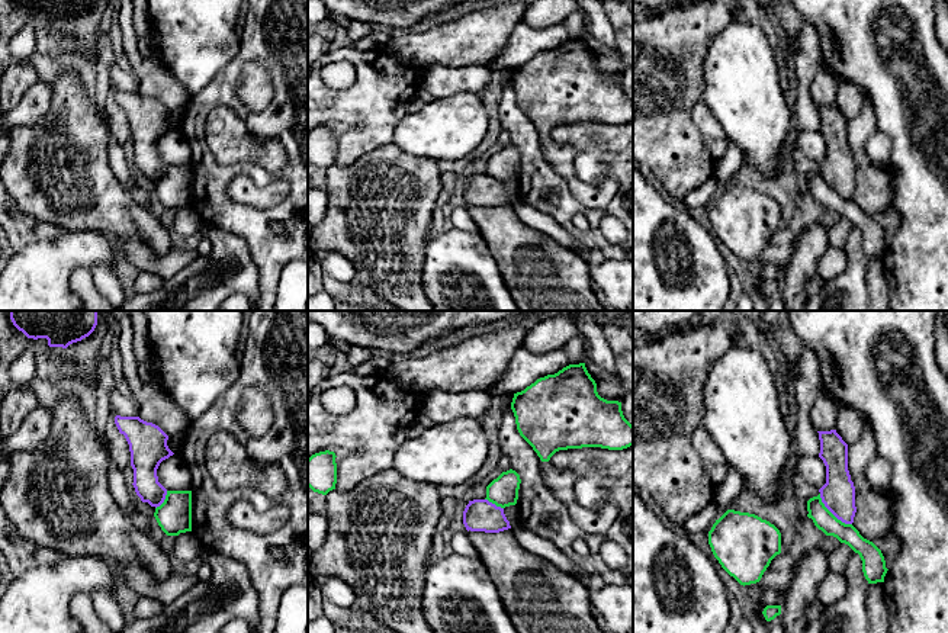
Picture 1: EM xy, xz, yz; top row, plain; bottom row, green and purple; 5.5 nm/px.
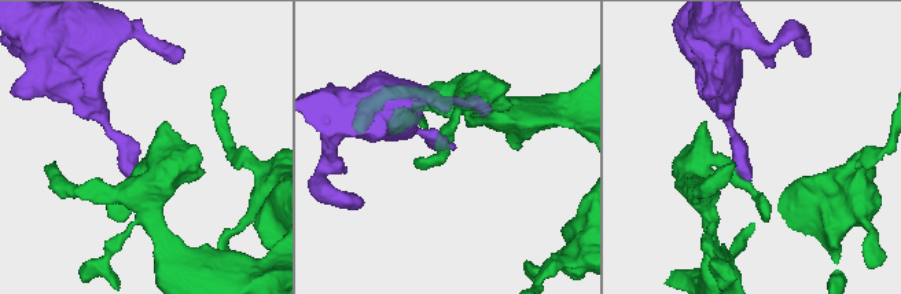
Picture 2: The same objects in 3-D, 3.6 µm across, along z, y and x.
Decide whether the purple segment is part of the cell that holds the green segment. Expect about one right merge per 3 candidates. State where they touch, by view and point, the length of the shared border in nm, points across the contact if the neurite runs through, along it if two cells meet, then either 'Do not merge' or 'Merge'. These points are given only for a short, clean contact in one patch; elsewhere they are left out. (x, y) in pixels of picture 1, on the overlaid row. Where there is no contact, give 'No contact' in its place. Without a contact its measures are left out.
Touches green at yz (831, 513). Shared border 260 nm. Boundary: yz (819, 494), (823, 504), (838, 519), (851, 524). Do not merge

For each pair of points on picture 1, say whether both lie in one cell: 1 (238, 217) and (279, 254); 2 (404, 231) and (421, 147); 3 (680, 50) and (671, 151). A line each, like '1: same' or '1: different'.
1: same
2: different
3: same

